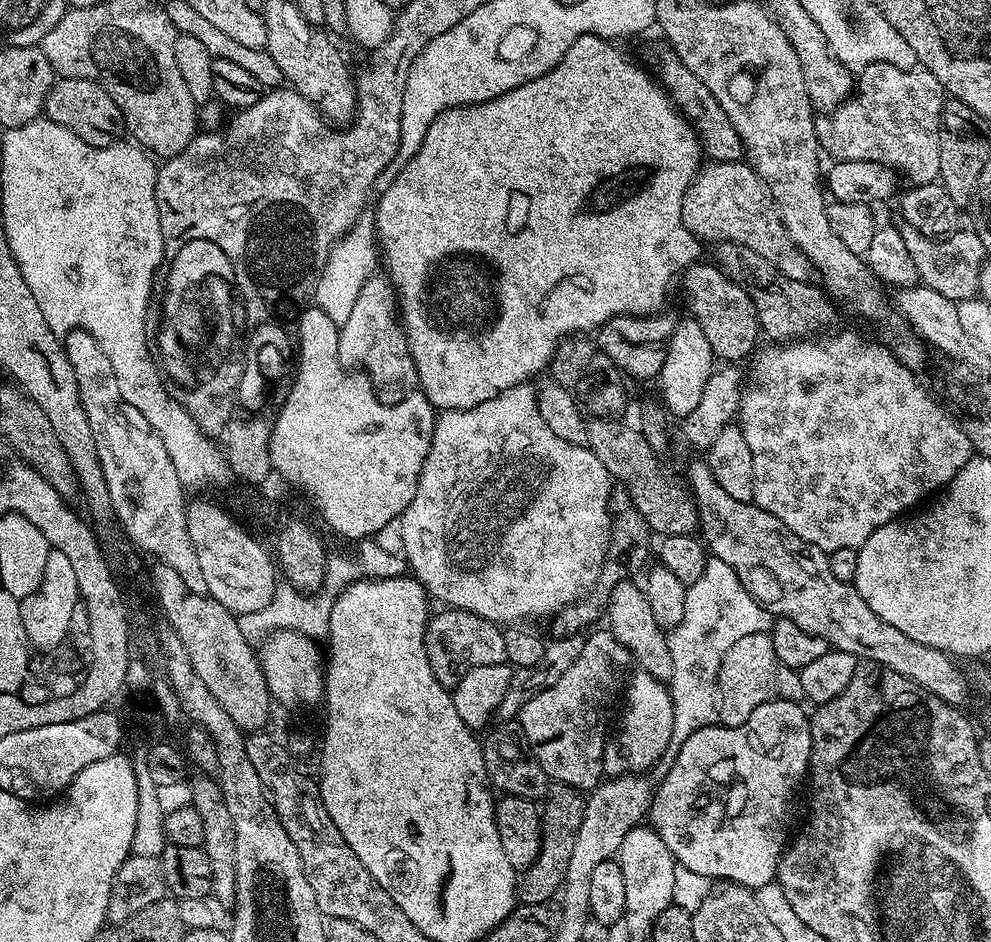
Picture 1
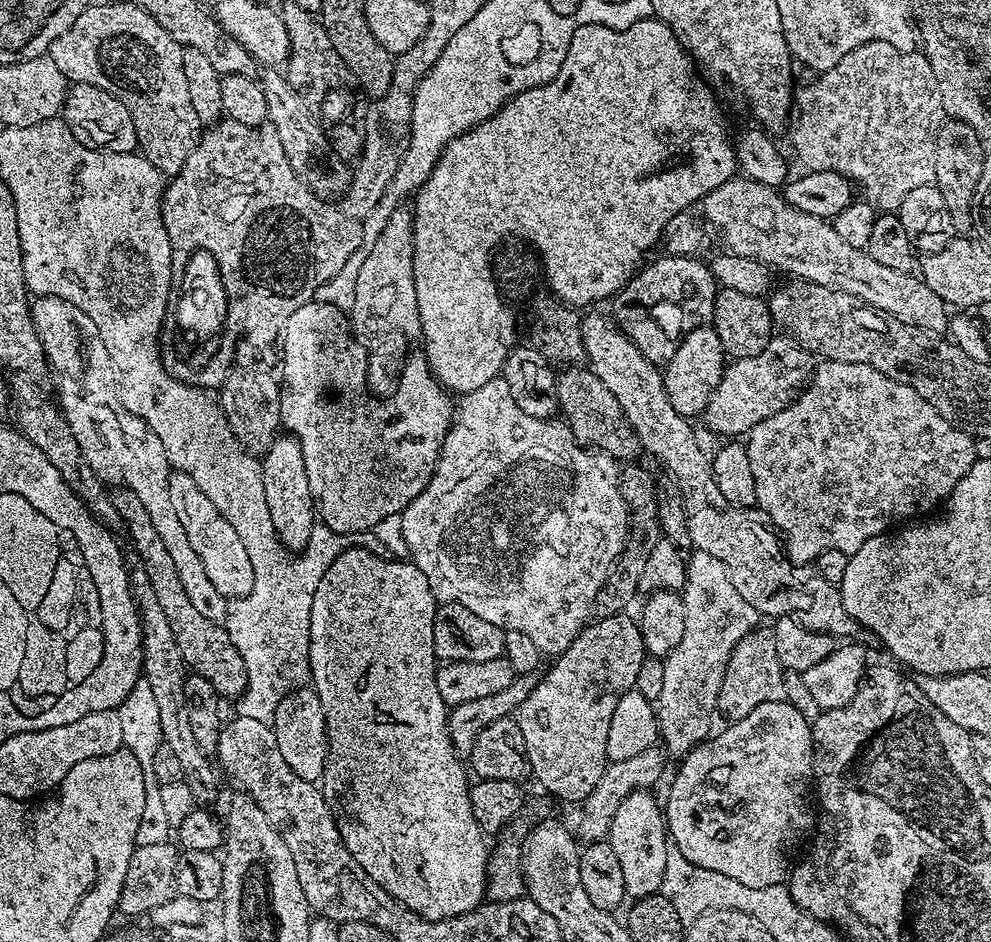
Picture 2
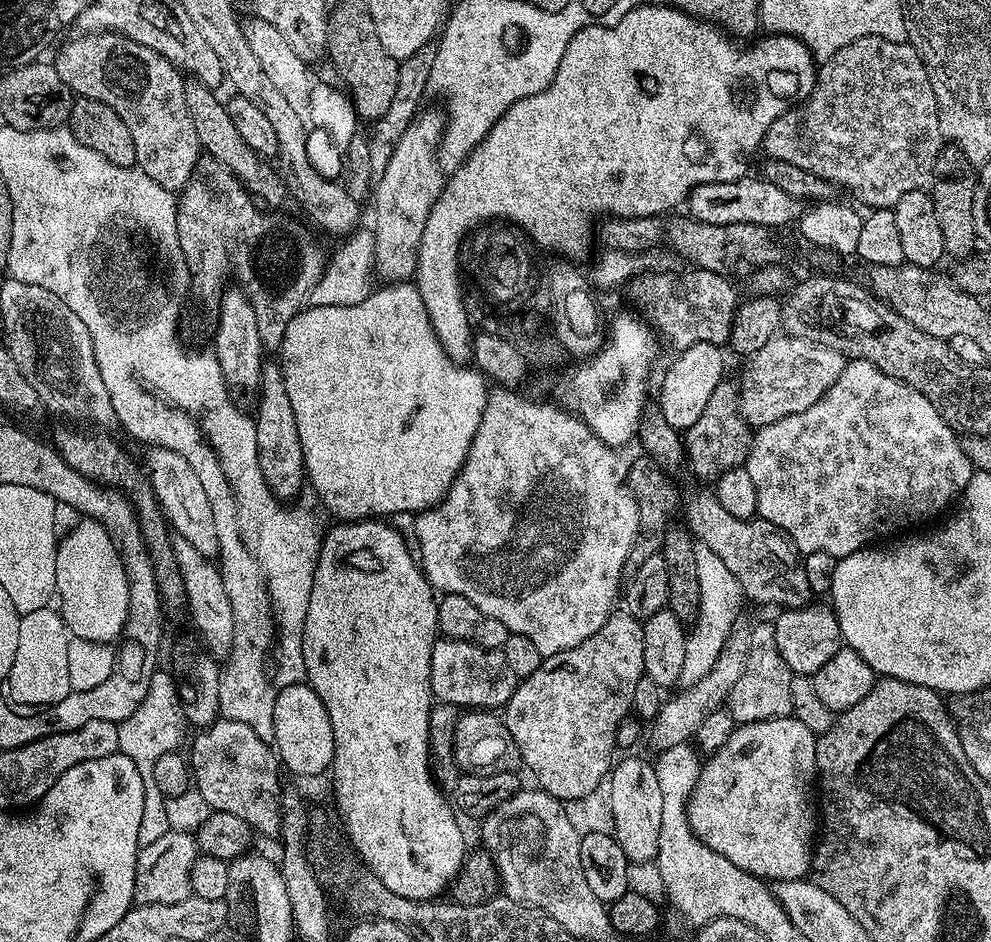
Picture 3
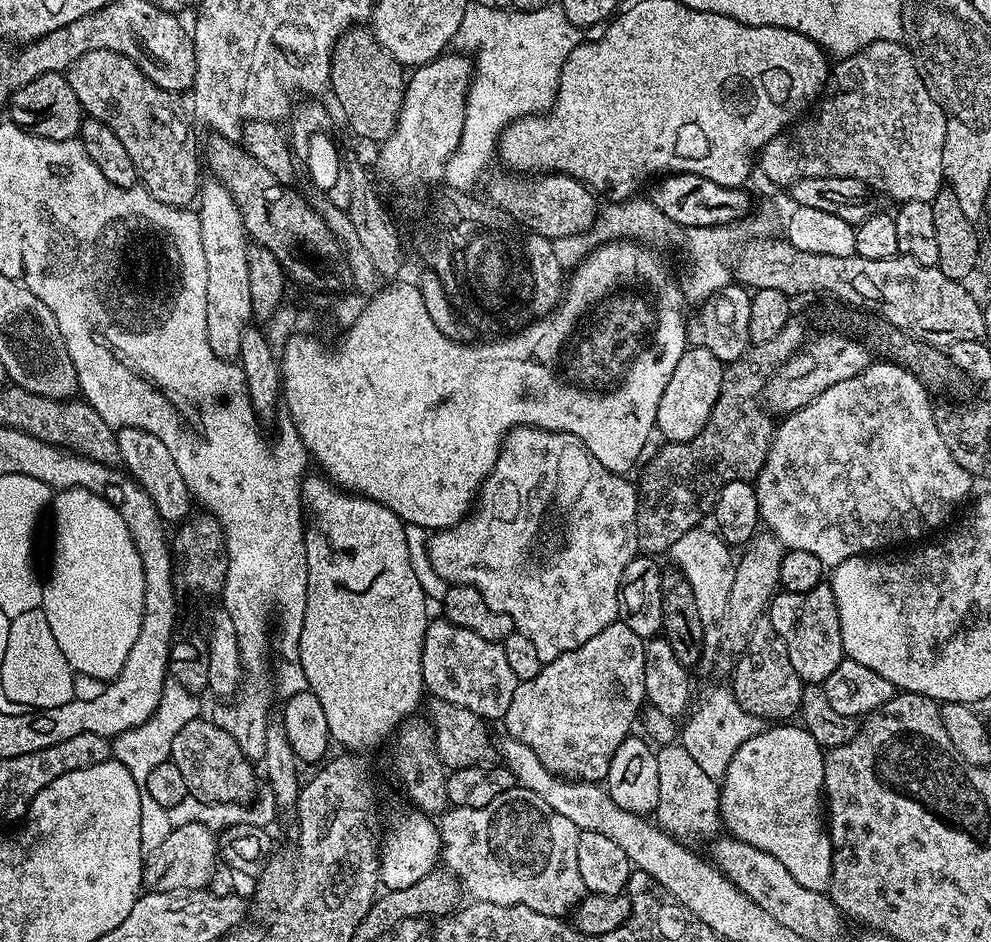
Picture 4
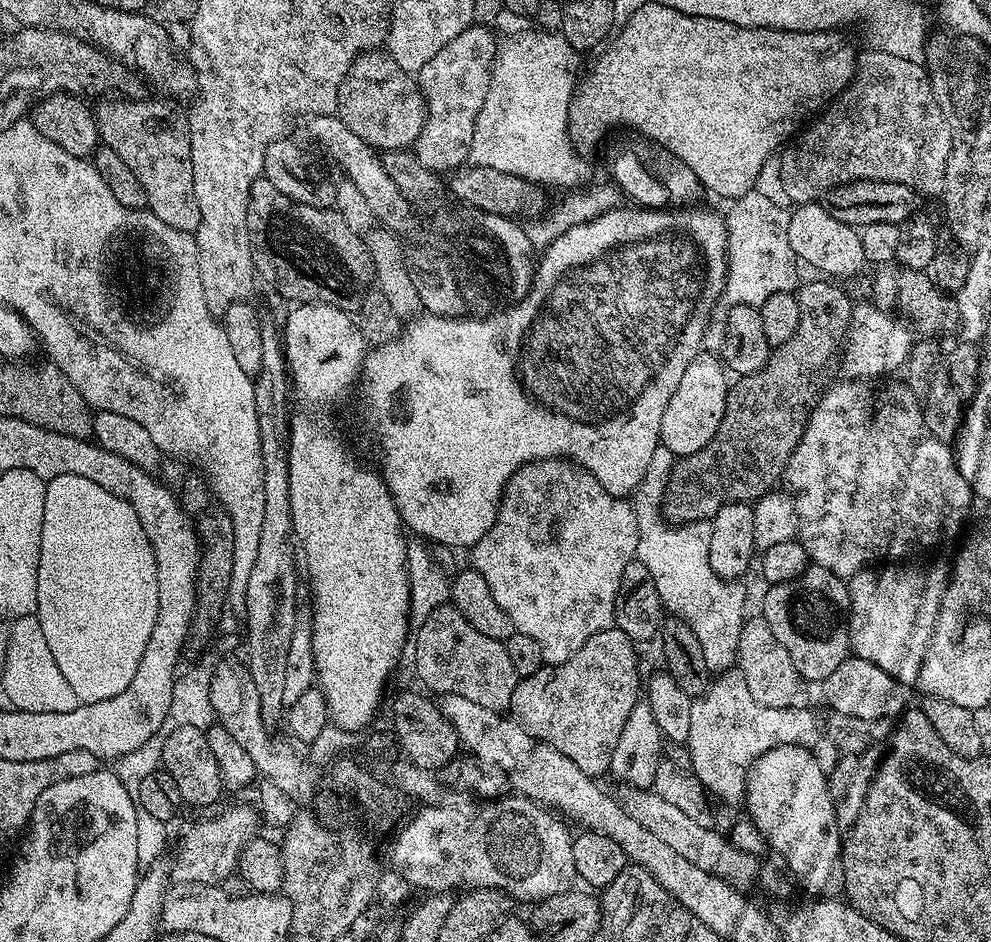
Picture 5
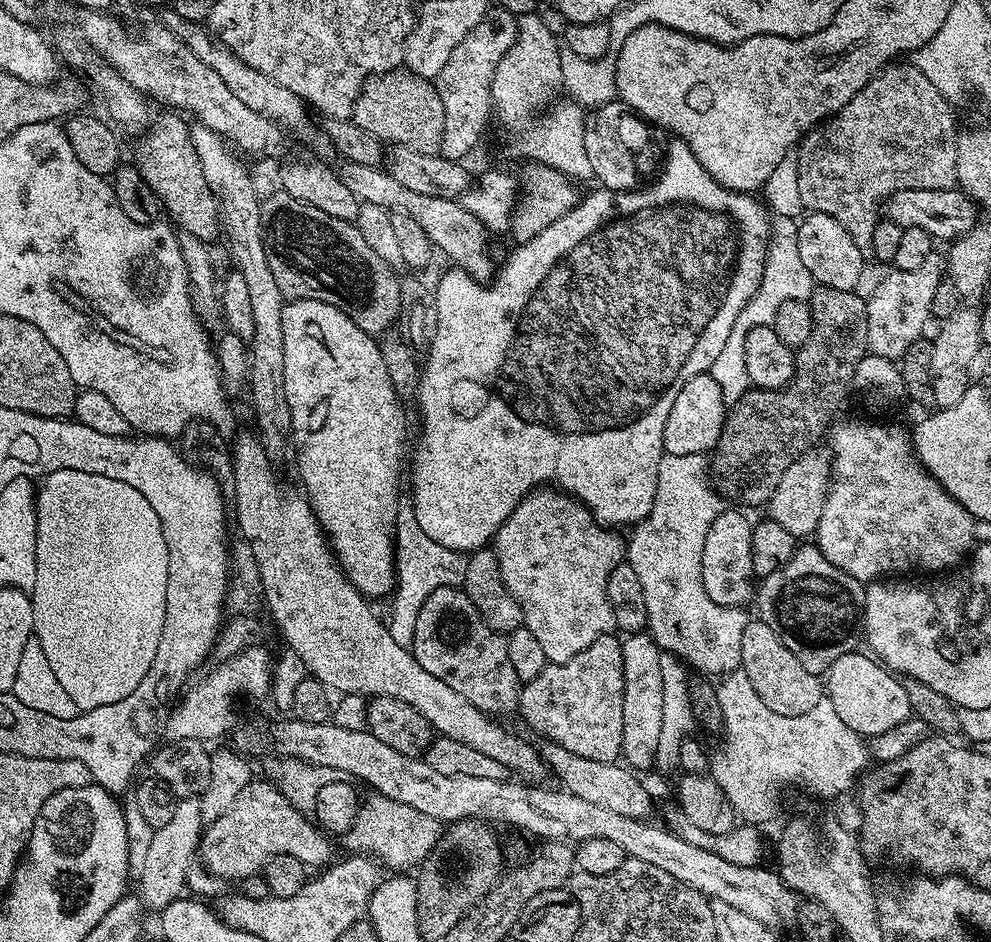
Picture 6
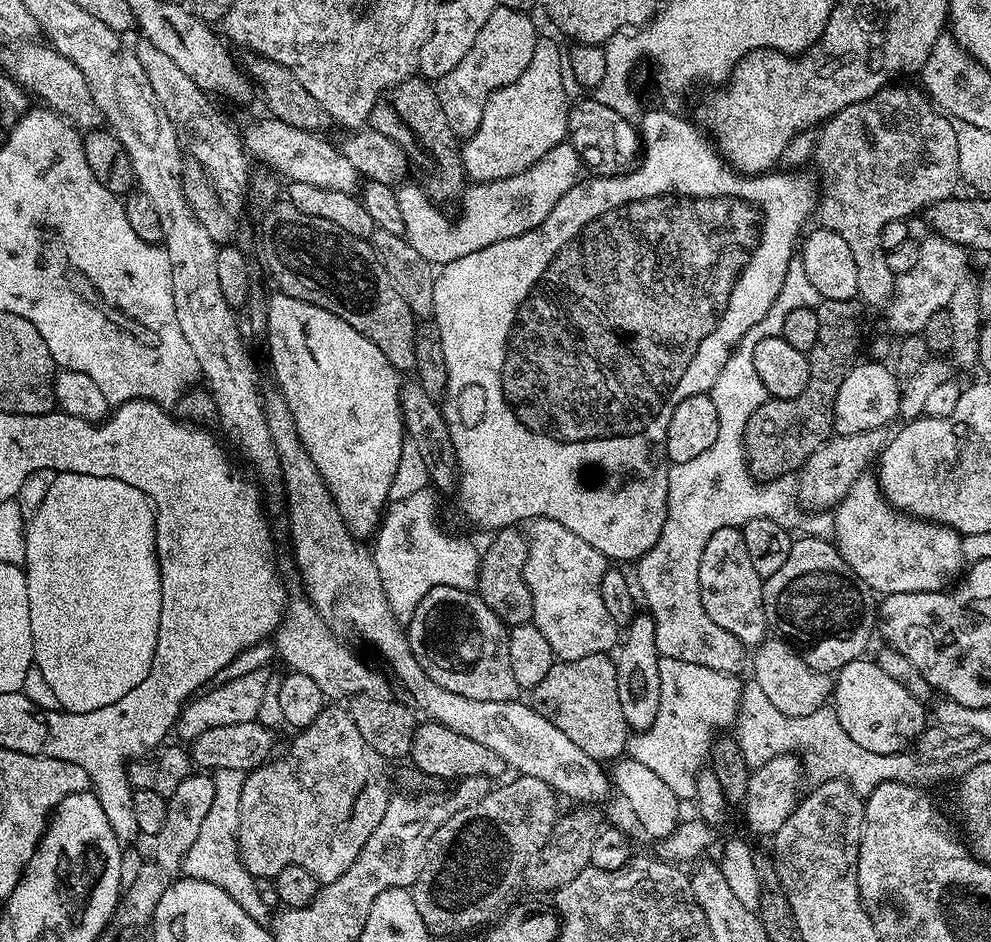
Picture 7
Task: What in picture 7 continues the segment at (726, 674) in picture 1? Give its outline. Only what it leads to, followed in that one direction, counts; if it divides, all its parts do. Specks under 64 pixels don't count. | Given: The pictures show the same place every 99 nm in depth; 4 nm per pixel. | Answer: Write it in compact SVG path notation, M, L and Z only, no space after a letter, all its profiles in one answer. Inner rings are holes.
M783 638L765 639L764 643L755 649L750 660L754 680L762 686L762 691L770 698L771 705L782 714L804 716L813 714L819 708L829 703L834 687L833 681L825 673L806 666L799 651L789 641Z

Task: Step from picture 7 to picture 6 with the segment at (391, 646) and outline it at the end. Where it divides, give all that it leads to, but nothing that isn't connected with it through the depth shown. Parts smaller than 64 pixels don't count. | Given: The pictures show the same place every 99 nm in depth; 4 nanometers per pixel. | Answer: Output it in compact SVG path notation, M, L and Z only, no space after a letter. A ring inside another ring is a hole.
M551 742L545 743L542 755L545 765L561 780L563 791L578 794L586 802L594 802L594 806L606 806L606 810L614 810L625 818L647 821L652 812L652 796L648 788L639 780L637 773L631 767L617 762L593 762L591 758L580 758L562 746Z

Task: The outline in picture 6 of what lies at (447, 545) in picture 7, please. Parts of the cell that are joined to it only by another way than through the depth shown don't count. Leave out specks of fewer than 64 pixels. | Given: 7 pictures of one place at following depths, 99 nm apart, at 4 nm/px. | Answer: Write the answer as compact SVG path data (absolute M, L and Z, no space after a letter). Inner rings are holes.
M401 503L396 519L396 587L391 597L393 616L392 620L387 621L390 638L394 638L398 646L411 649L422 602L426 602L426 598L430 598L430 594L439 588L461 587L466 578L467 565L468 561L461 553L438 546L434 538L426 538L418 526L416 511L411 503Z

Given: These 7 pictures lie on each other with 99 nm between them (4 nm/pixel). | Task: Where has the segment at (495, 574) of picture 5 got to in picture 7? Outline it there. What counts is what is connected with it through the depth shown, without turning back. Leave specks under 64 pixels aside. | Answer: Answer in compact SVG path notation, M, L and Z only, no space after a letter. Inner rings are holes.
M545 516L533 520L527 525L528 557L524 567L524 581L530 586L530 594L534 598L534 614L532 623L550 642L550 650L557 661L577 660L590 654L611 653L622 639L621 629L610 618L605 604L602 602L602 578L609 568L609 561L590 542L582 542L574 530L566 530L562 522L554 522Z

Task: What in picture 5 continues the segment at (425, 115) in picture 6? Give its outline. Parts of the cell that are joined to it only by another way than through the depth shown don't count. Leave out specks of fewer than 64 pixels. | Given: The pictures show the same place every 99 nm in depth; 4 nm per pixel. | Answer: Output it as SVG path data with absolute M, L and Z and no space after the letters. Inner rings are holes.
M384 50L361 52L350 66L338 90L335 115L340 117L362 142L375 150L393 152L395 148L411 149L424 129L428 106L420 92L417 77L402 70L398 62Z

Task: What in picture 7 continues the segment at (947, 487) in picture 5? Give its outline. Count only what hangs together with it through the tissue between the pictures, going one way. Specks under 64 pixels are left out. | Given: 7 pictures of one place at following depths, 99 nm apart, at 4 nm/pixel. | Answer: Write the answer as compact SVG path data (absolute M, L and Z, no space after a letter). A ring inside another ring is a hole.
M875 475L859 476L834 508L834 543L841 558L870 586L873 593L889 596L907 592L943 592L965 571L964 542L960 533L931 520L901 514L884 499Z

